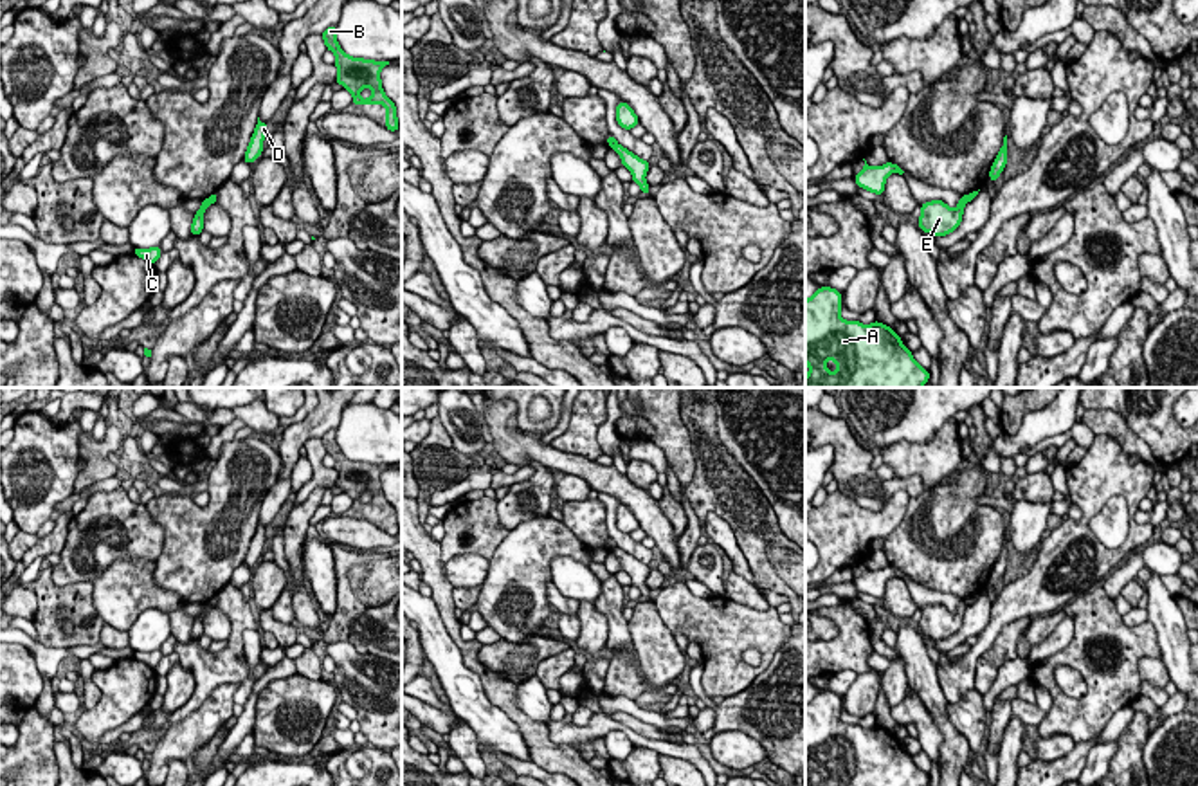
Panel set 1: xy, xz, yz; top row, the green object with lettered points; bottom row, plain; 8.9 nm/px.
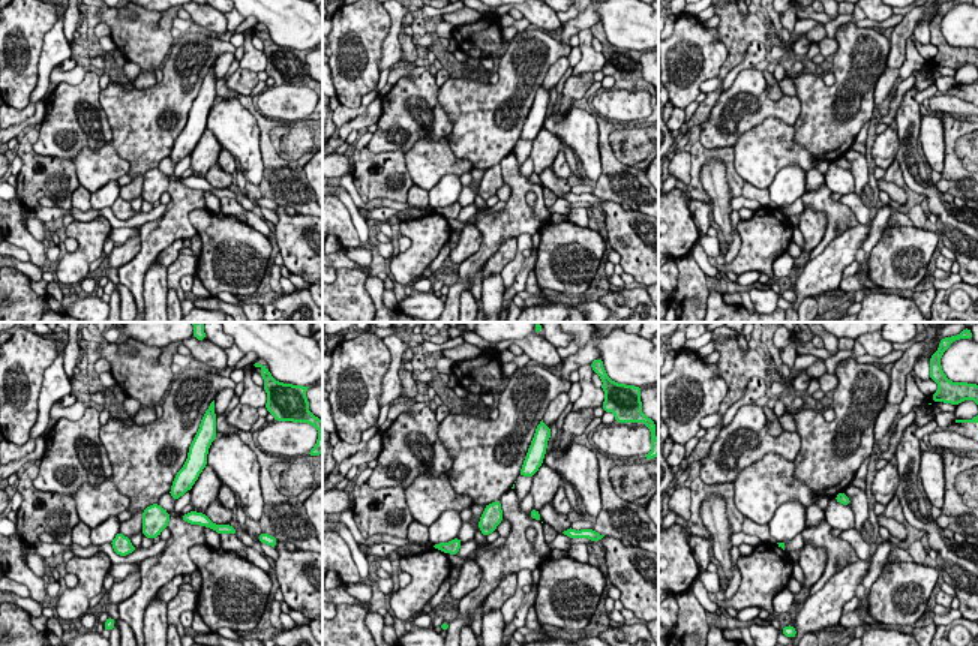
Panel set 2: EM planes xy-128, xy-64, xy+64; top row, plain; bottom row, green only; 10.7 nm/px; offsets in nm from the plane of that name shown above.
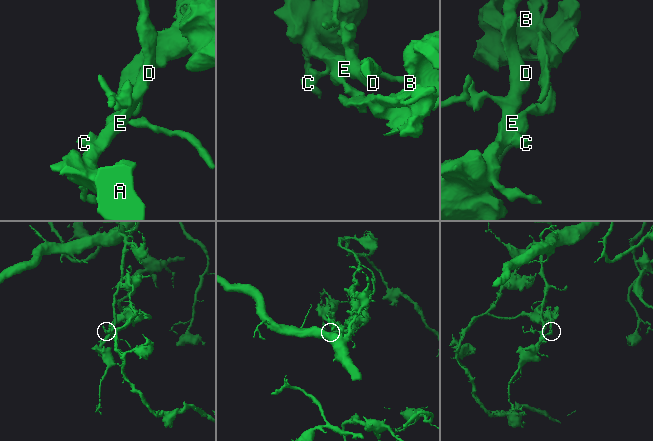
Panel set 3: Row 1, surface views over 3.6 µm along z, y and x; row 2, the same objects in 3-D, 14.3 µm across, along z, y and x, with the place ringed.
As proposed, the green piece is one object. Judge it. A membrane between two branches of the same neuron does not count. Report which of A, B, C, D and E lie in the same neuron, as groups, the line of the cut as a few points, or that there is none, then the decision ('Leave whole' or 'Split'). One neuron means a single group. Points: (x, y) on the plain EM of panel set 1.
Groups: A C D E / B. Split along xy (209, 601), (213, 606). Split

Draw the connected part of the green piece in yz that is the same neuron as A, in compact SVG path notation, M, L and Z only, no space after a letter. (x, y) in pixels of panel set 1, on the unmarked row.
M820 690L805 703L805 786L928 786L924 773L886 728L840 719L841 696Z

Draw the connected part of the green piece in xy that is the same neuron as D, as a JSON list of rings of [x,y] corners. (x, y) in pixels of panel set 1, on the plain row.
[[[258,521],[258,528],[254,532],[254,537],[250,539],[250,546],[247,550],[247,555],[243,559],[243,564],[247,568],[252,568],[258,561],[261,561],[263,555],[263,544],[265,544],[265,537],[268,535],[267,526],[261,526]]]

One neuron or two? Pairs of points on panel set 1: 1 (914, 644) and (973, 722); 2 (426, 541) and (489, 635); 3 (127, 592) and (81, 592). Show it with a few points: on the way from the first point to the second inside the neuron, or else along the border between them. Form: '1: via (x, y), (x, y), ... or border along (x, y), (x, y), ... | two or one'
1: border along (946, 702), (950, 723), (966, 740) | two
2: border along (476, 639), (483, 644) | two
3: border along (90, 583), (92, 606), (105, 622) | two

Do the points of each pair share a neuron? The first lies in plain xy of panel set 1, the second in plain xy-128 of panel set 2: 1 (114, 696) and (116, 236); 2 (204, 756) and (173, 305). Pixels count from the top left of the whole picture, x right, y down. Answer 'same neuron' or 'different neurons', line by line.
1: different neurons
2: different neurons

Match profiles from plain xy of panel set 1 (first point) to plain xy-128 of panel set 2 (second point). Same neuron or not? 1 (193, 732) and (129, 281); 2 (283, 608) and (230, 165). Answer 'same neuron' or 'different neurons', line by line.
1: different neurons
2: same neuron

